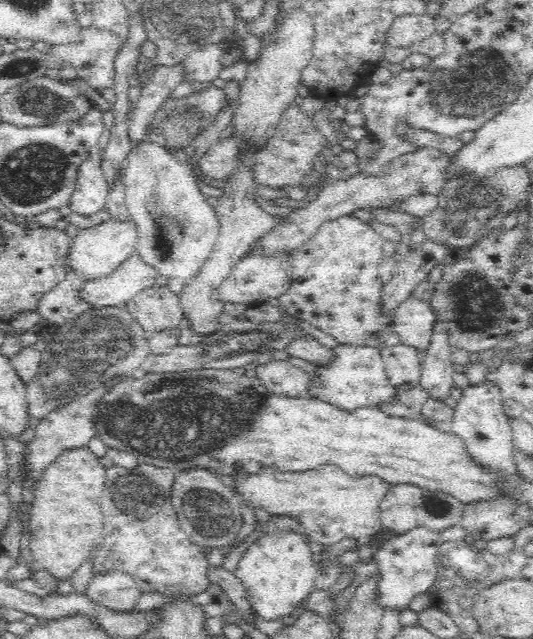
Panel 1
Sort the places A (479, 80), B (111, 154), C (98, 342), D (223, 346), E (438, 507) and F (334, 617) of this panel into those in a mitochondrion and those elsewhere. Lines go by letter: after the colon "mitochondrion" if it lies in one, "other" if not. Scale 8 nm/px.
A: mitochondrion
B: other
C: mitochondrion
D: mitochondrion
E: mitochondrion
F: other

